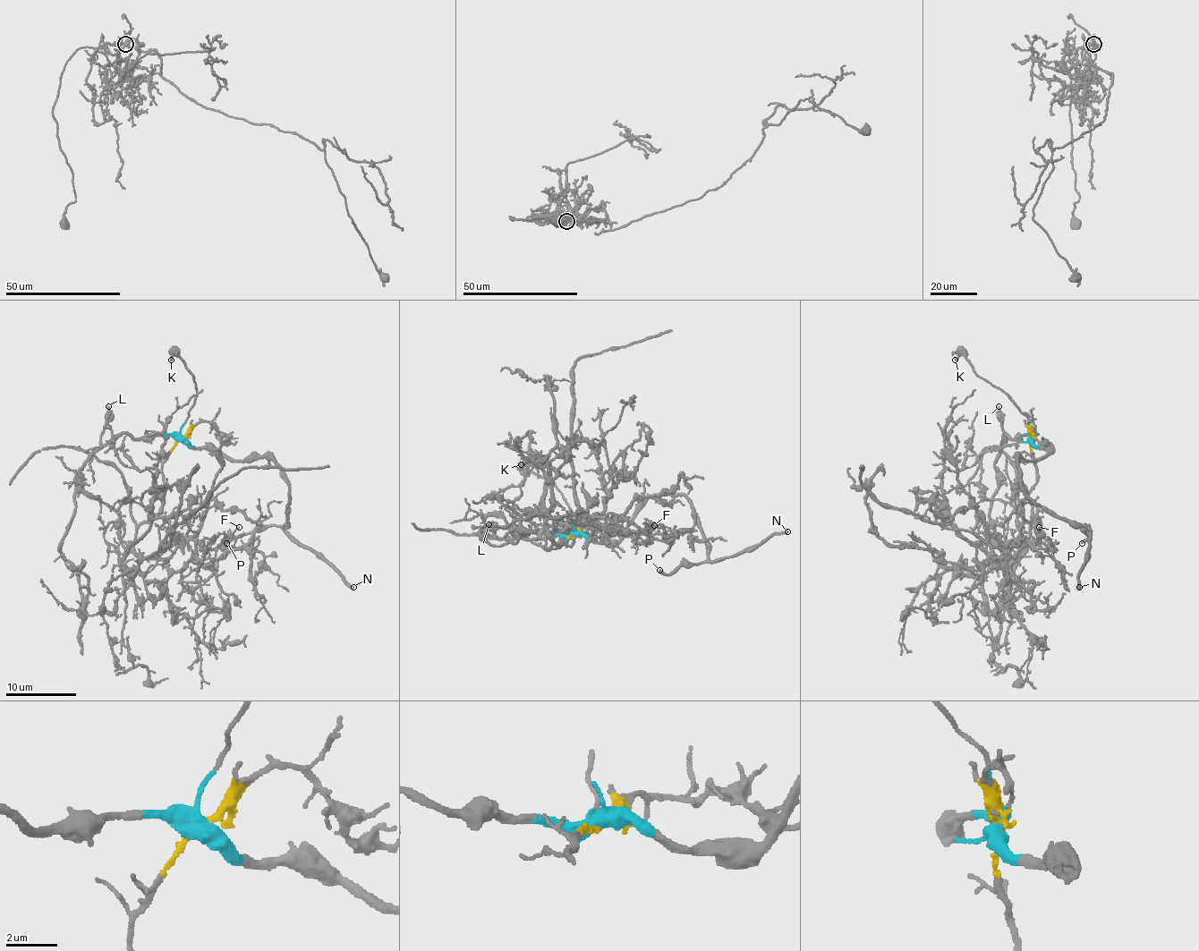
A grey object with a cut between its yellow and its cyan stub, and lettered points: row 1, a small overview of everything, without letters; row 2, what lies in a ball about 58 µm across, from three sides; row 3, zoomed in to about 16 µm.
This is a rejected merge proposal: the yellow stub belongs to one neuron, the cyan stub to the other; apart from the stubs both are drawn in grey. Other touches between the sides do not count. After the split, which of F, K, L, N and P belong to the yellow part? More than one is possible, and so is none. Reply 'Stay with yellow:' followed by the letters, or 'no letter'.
Stay with yellow: F

